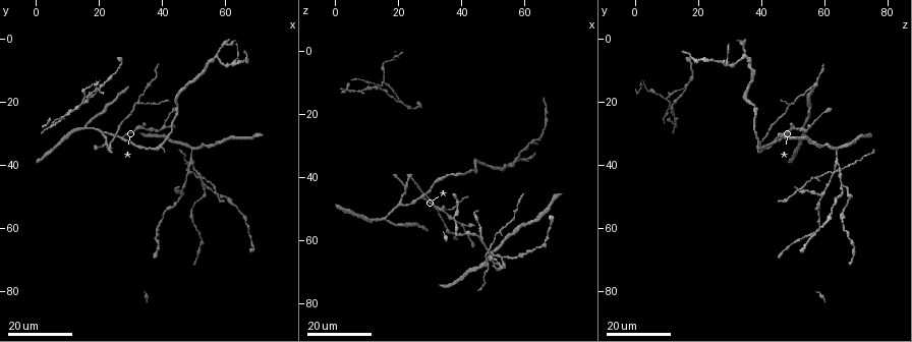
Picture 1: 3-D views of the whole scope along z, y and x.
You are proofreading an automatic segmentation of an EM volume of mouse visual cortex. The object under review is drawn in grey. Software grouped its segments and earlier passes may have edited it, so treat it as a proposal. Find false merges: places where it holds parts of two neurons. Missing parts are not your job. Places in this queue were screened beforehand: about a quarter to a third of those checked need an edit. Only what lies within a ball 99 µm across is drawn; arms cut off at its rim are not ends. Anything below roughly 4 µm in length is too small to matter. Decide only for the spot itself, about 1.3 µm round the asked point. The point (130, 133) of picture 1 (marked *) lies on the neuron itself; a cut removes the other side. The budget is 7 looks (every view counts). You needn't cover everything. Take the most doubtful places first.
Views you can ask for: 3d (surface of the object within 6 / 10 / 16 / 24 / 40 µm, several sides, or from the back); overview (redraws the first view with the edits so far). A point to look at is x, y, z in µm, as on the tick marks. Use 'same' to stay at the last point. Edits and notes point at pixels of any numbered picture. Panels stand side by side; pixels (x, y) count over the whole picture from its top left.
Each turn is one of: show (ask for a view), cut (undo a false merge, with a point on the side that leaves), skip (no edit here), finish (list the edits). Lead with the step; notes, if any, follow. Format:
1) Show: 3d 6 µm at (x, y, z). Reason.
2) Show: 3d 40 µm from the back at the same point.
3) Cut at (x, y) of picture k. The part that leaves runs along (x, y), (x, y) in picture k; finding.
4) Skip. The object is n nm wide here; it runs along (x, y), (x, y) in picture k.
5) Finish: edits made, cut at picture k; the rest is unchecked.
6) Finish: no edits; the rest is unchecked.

Show: 3d 24 µm at (48.0, 42.0, 63.0). Thin arm on a thick one.

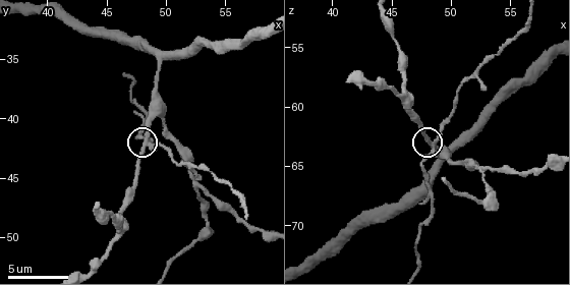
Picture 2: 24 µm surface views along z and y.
Show: 3d 10 µm at (48.4, 42.2, 62.8).

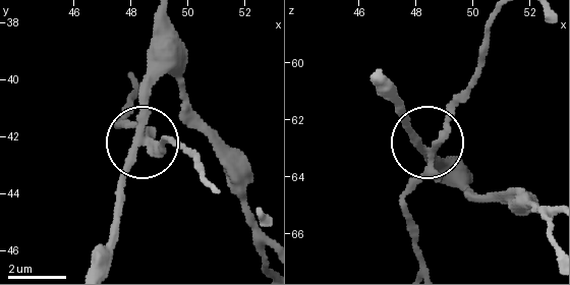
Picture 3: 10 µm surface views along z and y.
Cut at (129, 119) of picture 3. The side arm is 26 µm long; the part that leaves runs along (433, 149), (476, 70), (494, 19) in picture 3; a second neuron is stuck on.

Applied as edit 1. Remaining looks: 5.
Show: 3d 24 µm at (13.5, 21.0, 12.0). Small branch off a trunk.

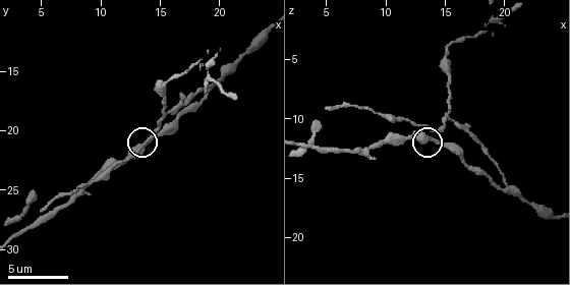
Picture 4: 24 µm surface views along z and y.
Show: 3d 6 µm at the same point. Closer look.

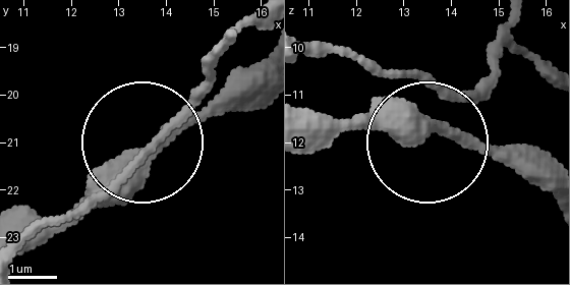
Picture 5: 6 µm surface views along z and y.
Skip. 4 arms meet here; continuous, no second neuron.

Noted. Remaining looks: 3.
Show: 3d 24 µm at (62.5, 7.0, 29.0).

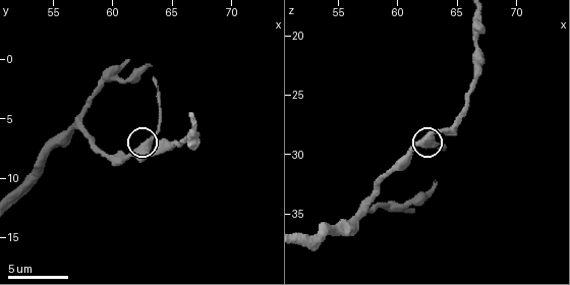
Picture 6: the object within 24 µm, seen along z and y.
Show: 3d 10 µm at (62.8, 7.8, 28.8).

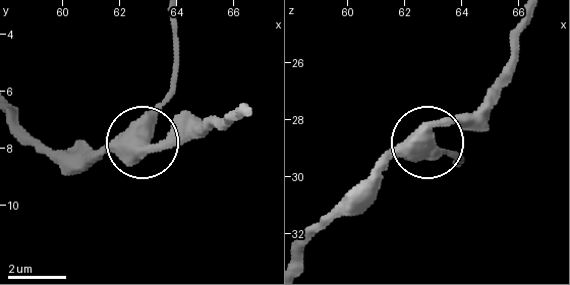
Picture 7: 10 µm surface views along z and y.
Skip. 3 arms meet here; all the same neuron.

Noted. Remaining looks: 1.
Show: 3d 10 µm at (52.6, 46.2, 65.6). Three-way junction.

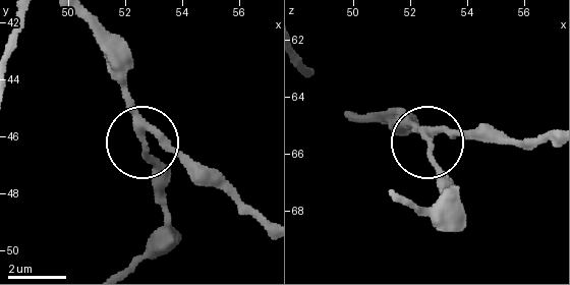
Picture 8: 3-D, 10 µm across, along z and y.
Skip. 3 arms meet here; continuous, no second neuron.

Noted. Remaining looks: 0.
Finish: edits made, cut at picture 3; the rest is unchecked.

